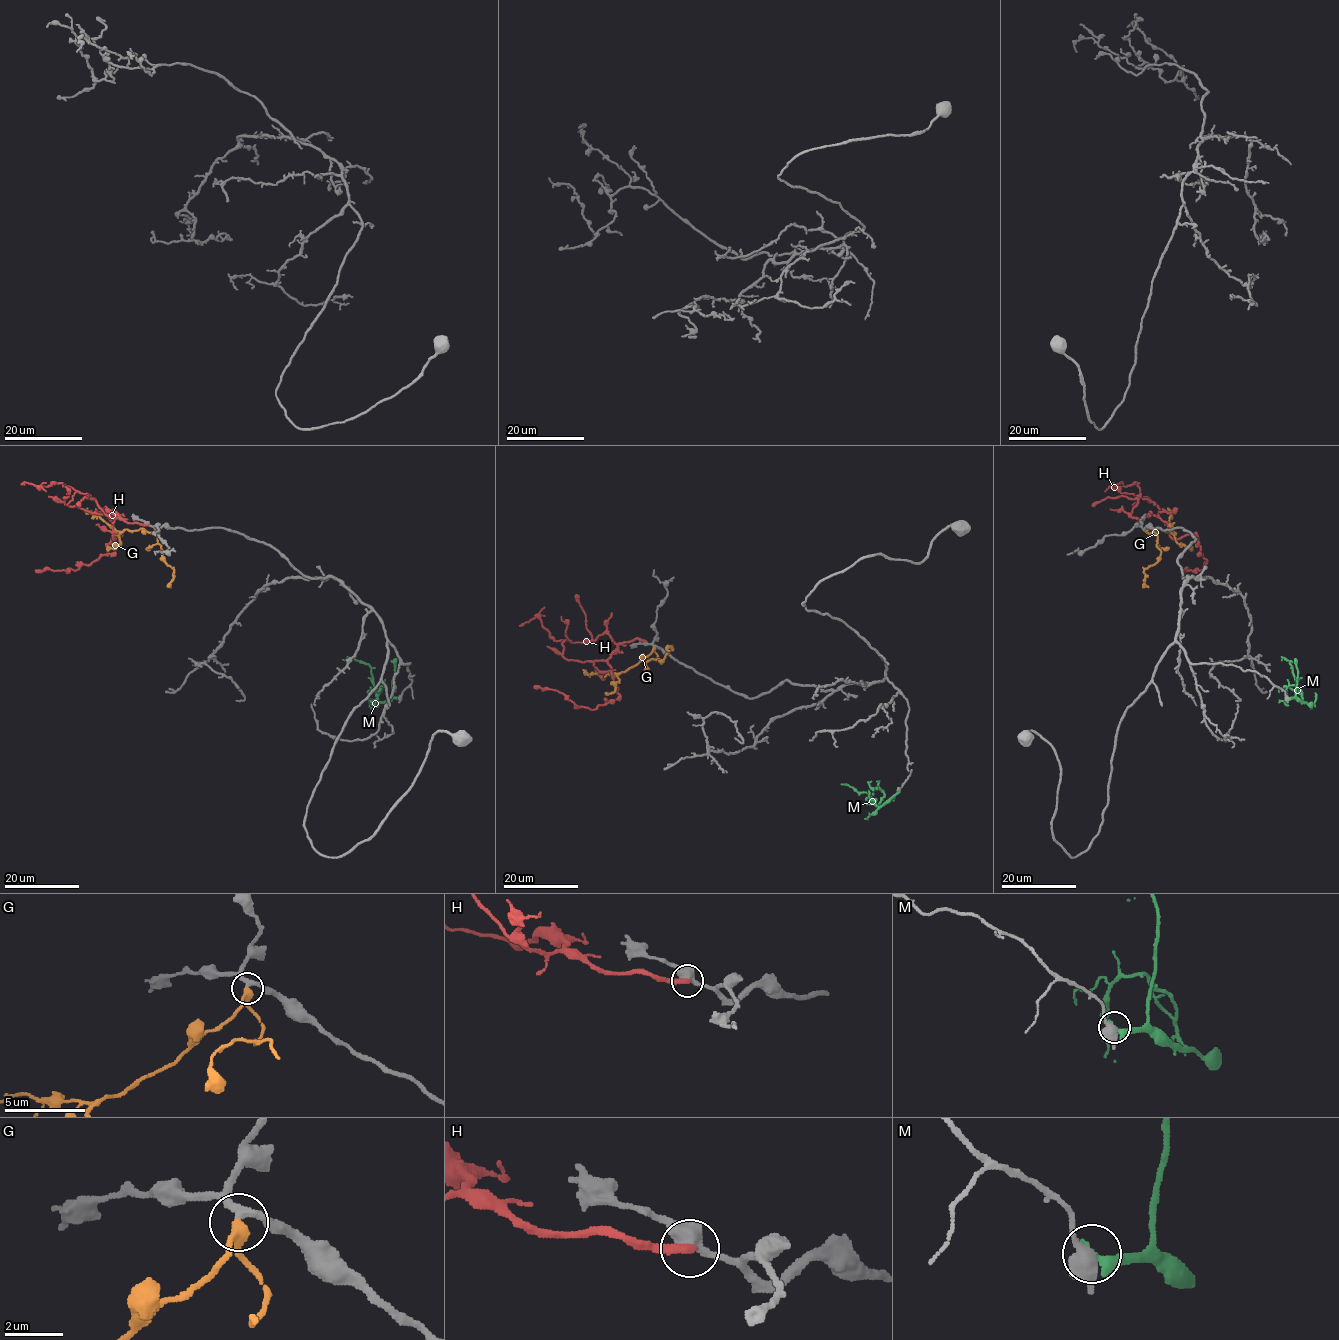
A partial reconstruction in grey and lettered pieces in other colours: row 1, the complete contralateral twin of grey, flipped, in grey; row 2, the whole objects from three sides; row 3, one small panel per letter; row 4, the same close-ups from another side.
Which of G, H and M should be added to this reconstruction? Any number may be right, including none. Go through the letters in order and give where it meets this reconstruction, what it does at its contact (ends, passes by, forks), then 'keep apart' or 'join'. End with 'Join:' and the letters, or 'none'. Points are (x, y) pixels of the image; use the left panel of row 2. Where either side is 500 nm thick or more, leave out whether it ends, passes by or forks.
G: (155, 530) | it passes by | join
H: (147, 525) | it ends | keep apart
M: (399, 697) | it ends | keep apart
Join: G

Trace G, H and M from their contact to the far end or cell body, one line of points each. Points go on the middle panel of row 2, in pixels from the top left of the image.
G: (654, 647), (649, 654), (619, 673), (588, 675), (583, 669)
H: (645, 641), (635, 638), (617, 647), (607, 663), (619, 696), (595, 709), (573, 704), (558, 690), (533, 686)
M: (898, 790), (877, 806), (866, 792), (858, 792), (841, 784)

